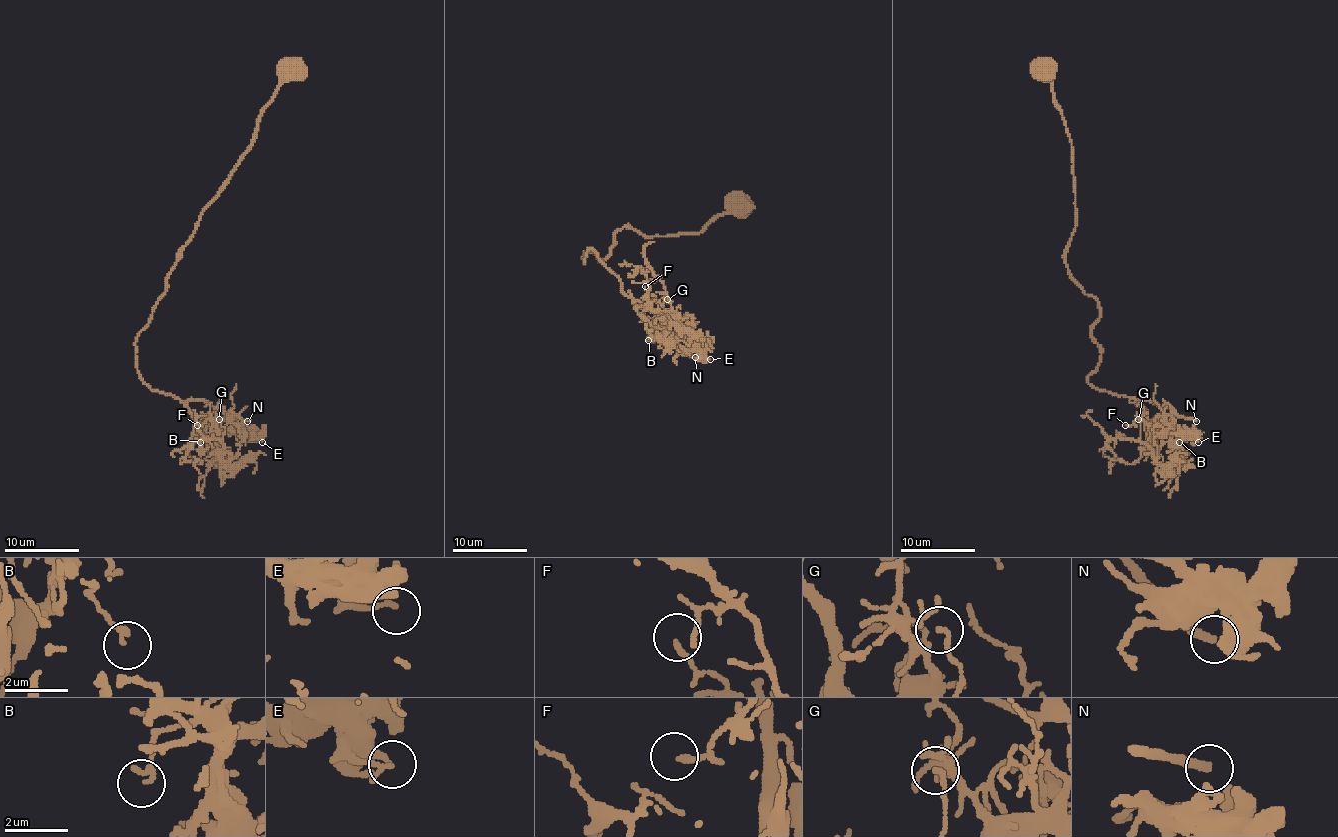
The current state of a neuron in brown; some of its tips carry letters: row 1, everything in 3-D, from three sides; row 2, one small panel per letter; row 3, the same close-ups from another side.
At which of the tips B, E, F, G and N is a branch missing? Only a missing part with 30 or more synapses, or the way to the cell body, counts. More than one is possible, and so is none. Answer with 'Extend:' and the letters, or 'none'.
Extend: N

